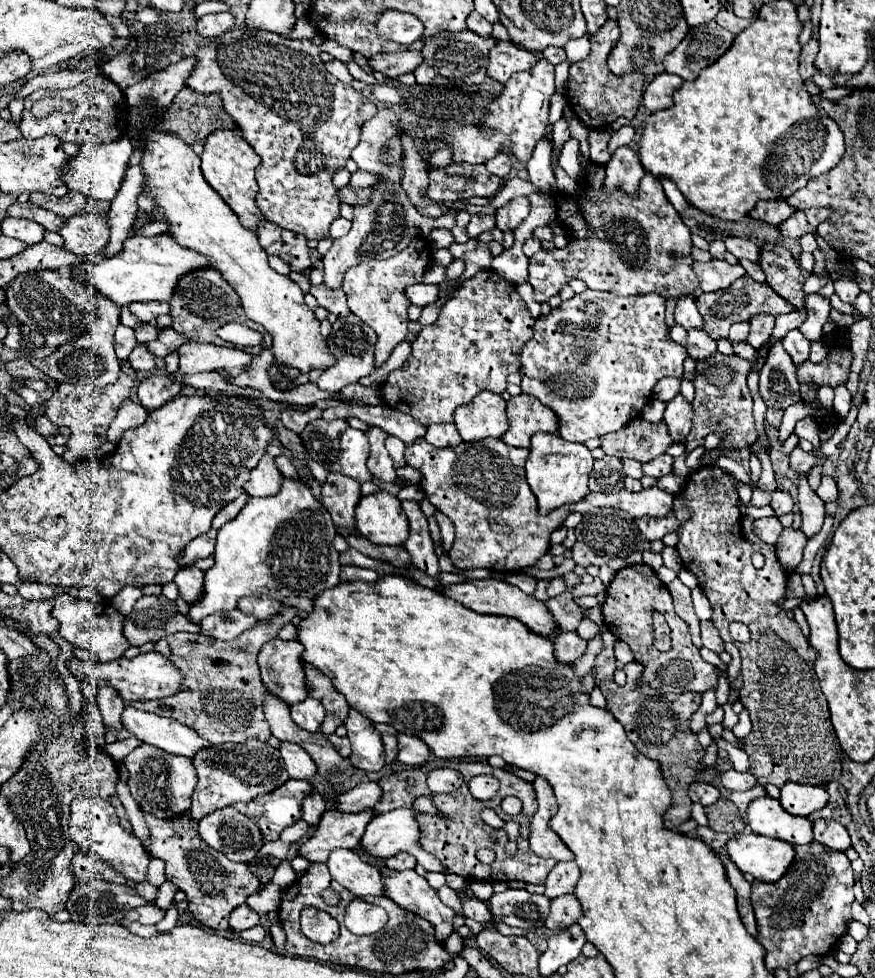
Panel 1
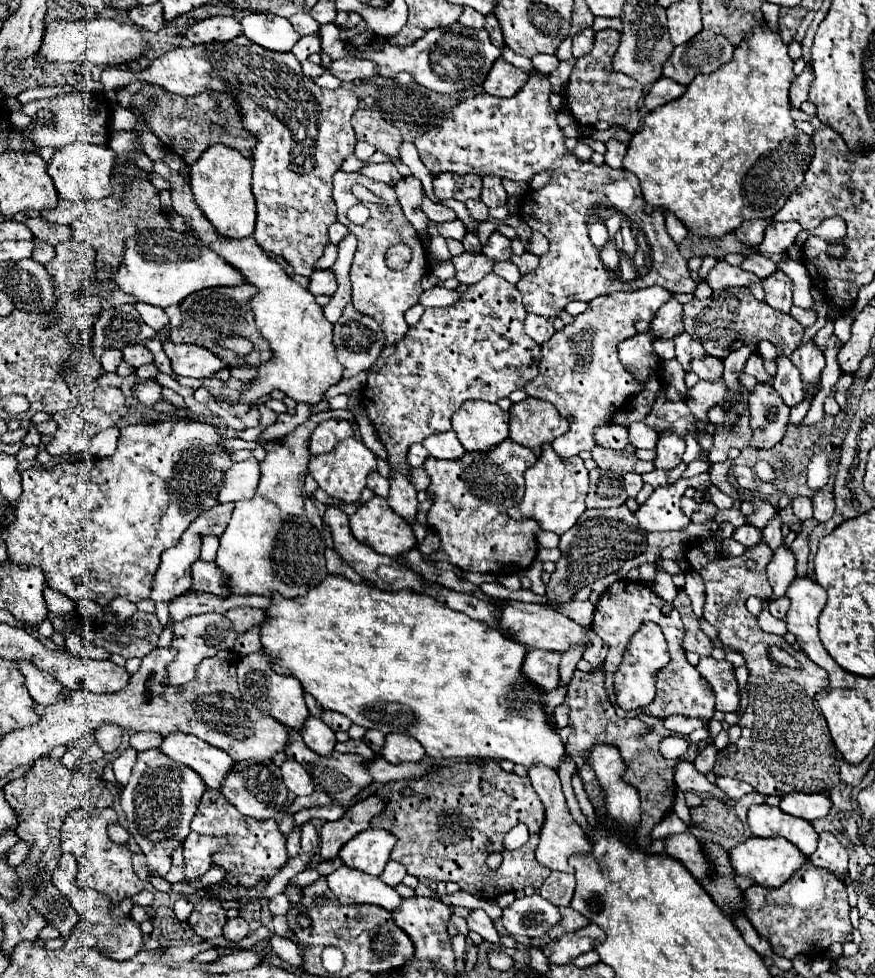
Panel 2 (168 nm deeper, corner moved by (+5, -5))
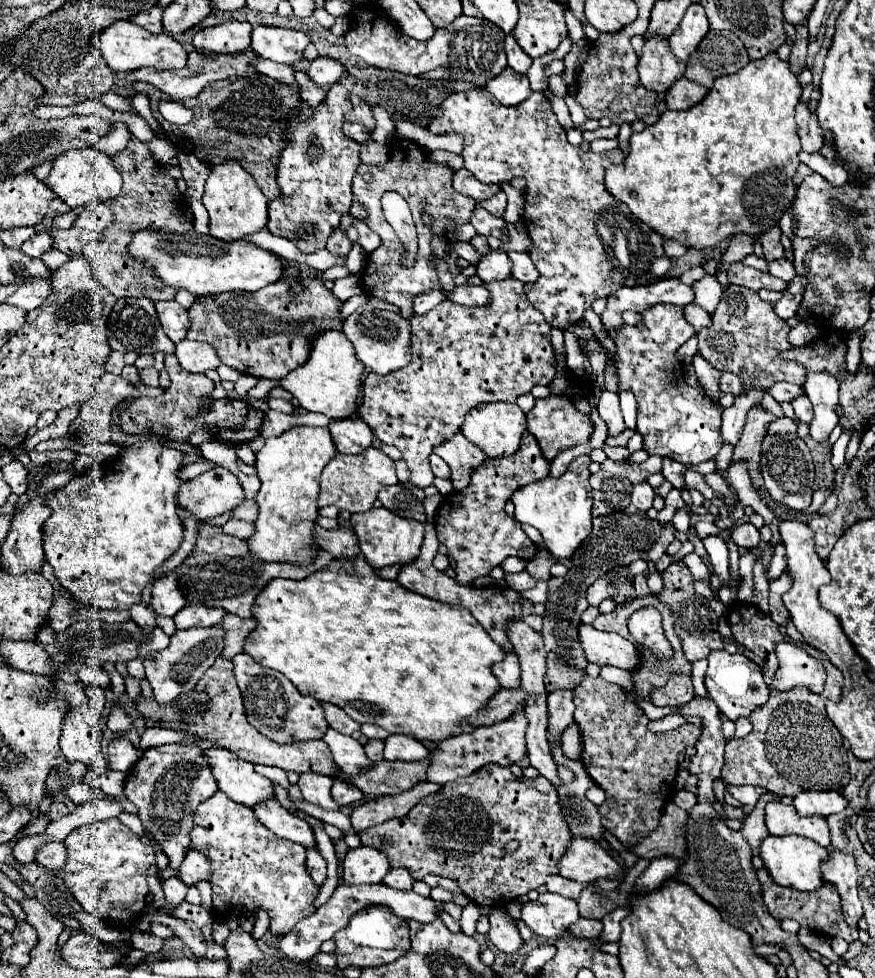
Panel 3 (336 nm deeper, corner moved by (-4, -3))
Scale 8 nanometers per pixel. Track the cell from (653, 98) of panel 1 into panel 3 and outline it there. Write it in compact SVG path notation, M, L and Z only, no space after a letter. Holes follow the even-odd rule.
M681 78L669 88L669 92L665 94L665 102L667 102L669 110L689 110L695 104L699 104L707 96L707 92L709 90L703 88L701 84Z

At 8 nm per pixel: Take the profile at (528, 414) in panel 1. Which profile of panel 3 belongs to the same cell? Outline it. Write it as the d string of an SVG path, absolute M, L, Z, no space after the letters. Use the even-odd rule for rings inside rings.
M551 394L549 398L535 402L535 408L527 414L527 430L537 438L539 446L543 450L543 456L547 460L553 460L561 450L573 448L573 446L589 440L593 434L593 424L585 414L581 414L575 408L575 404L569 398Z

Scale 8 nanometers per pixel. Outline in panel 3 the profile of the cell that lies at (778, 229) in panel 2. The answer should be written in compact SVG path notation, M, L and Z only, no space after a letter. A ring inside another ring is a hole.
M771 228L769 232L761 234L761 246L763 246L763 256L767 262L773 260L781 260L785 258L785 250L781 246L781 230L779 228Z

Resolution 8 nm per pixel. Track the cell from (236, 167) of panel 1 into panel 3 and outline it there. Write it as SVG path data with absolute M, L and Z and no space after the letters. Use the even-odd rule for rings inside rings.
M233 160L229 164L219 164L211 168L211 174L205 182L205 194L201 200L211 218L209 236L217 240L223 242L241 240L243 236L259 232L267 226L267 204L269 204L267 196L259 190L253 176Z

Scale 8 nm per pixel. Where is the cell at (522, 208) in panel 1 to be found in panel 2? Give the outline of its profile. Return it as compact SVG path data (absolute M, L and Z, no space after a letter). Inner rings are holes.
M490 234L490 238L488 238L488 244L482 248L482 252L488 256L488 258L492 258L492 260L508 260L510 256L512 256L512 248L510 248L510 244L512 244L512 240L510 238L506 238L504 234Z

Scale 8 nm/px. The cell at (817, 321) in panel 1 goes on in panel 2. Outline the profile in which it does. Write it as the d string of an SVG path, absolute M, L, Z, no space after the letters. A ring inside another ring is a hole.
M814 340L810 342L802 342L794 352L792 352L792 362L798 366L802 380L804 380L804 388L810 384L820 386L820 372L824 370L824 354L818 348L818 344Z

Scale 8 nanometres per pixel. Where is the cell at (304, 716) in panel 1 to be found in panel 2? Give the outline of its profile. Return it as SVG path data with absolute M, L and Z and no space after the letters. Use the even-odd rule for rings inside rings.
M308 716L304 726L300 728L300 734L302 734L306 746L318 754L330 754L334 750L336 736L320 718Z

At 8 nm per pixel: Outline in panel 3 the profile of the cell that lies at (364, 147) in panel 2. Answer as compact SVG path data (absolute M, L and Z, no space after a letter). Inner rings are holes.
M373 105L372 111L375 118L375 130L373 130L371 138L373 138L375 142L389 144L389 142L395 138L395 126L393 126L389 114L378 105Z

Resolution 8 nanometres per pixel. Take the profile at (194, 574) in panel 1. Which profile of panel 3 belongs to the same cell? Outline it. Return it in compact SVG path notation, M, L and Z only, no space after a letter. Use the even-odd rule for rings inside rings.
M201 604L195 606L185 606L175 614L175 624L177 630L187 630L193 626L201 626L201 628L209 628L209 626L217 626L223 620L225 612L221 608L207 608Z

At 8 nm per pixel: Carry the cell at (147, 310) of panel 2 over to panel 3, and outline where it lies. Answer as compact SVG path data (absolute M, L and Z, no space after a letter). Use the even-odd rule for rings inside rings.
M171 300L171 302L155 302L155 308L157 308L159 322L161 322L165 334L169 336L169 340L173 344L185 340L187 330L189 330L187 310L183 306L179 306L175 300Z

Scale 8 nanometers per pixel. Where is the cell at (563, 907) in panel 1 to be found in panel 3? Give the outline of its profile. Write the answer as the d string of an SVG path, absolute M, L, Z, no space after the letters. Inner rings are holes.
M579 918L569 932L577 938L587 938L587 940L597 940L603 932L603 924L599 920L587 920L587 918Z

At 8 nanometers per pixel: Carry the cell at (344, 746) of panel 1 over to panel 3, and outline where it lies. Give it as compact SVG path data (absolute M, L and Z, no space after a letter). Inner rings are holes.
M369 740L365 744L365 750L373 762L379 762L383 758L383 746L385 746L383 740Z

